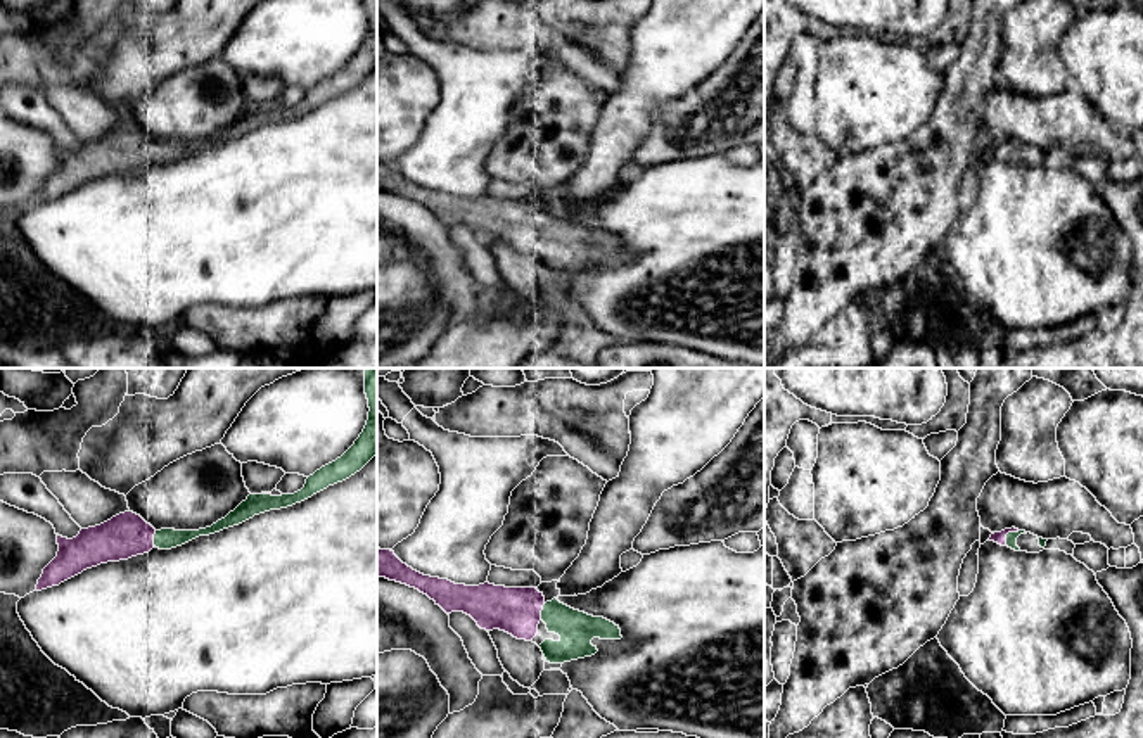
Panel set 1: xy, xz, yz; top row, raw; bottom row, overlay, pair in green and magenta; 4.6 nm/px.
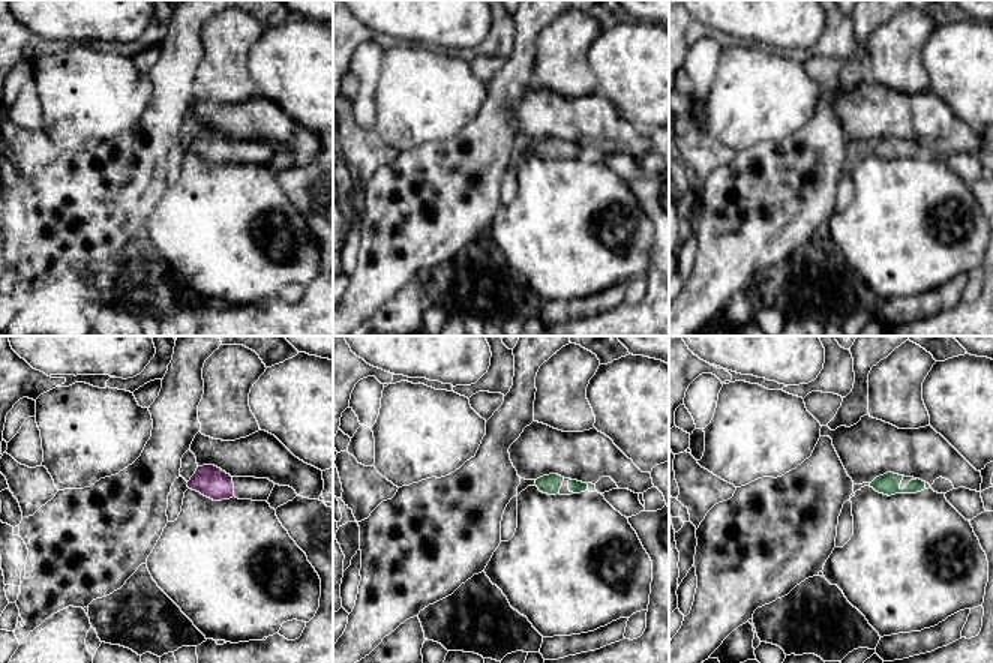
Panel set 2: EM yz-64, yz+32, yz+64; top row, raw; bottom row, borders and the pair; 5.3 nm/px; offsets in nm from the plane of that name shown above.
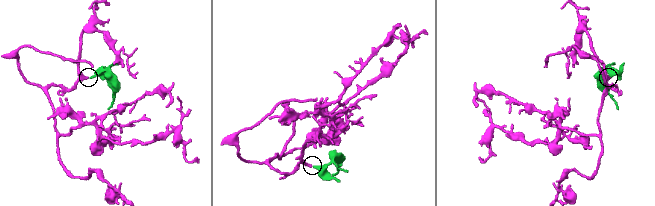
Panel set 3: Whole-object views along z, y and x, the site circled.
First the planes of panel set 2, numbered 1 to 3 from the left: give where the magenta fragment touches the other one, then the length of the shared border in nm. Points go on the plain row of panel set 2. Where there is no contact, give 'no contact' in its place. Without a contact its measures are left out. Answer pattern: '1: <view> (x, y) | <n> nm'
1: no contact
2: no contact
3: no contact

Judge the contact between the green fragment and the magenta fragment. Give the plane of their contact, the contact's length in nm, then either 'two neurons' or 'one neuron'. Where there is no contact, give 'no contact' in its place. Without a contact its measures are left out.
yz | 100 nm | one neuron

